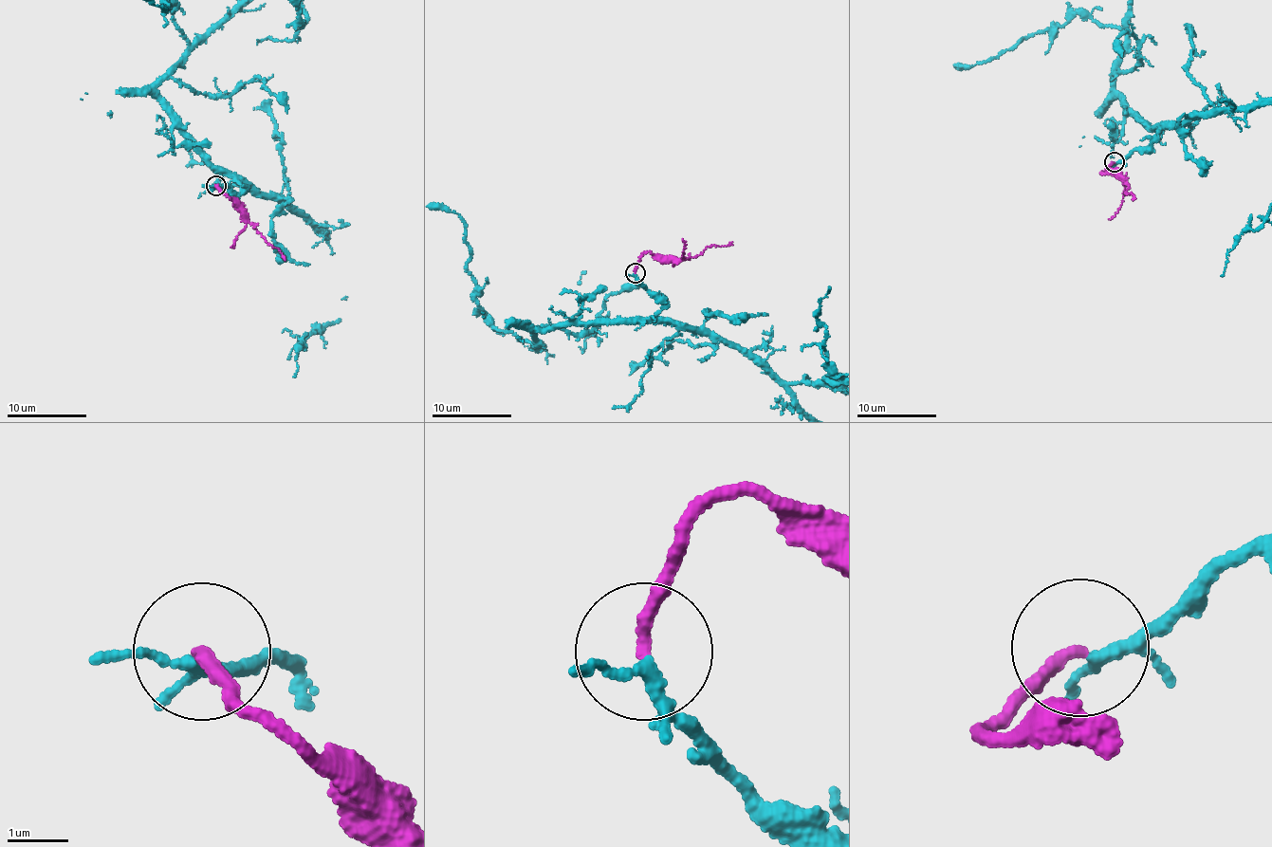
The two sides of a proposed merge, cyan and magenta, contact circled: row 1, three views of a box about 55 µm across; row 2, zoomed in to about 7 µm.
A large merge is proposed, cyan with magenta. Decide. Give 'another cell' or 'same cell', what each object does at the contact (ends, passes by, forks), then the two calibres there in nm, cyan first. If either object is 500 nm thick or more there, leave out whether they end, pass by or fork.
same cell | cyan forks | magenta ends | 140/200 nm

